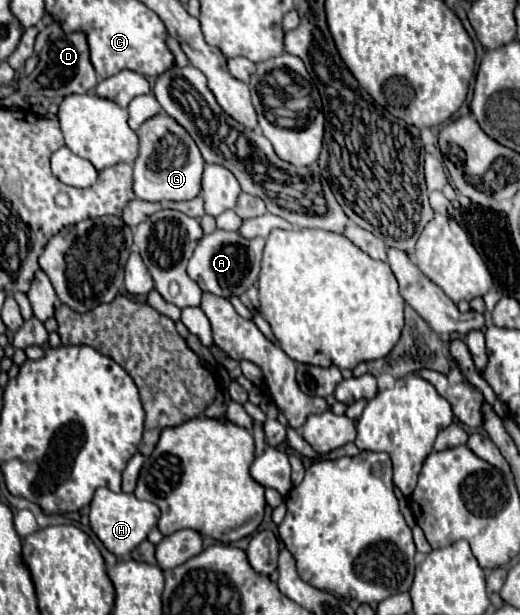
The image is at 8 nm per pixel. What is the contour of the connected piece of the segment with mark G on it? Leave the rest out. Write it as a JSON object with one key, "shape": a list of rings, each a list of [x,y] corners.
{"shape":[[[167,113],[147,119],[139,129],[139,157],[133,163],[133,191],[145,201],[189,201],[201,193],[205,161],[191,135]]]}

